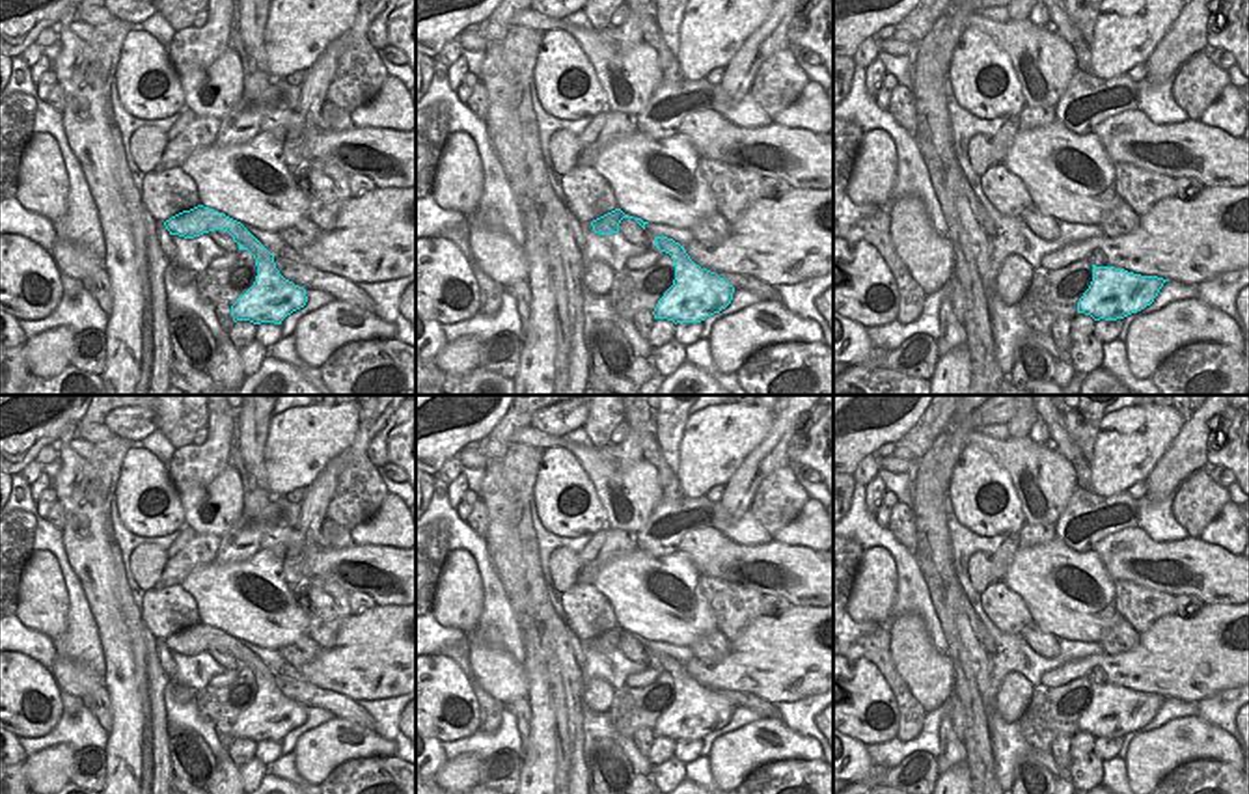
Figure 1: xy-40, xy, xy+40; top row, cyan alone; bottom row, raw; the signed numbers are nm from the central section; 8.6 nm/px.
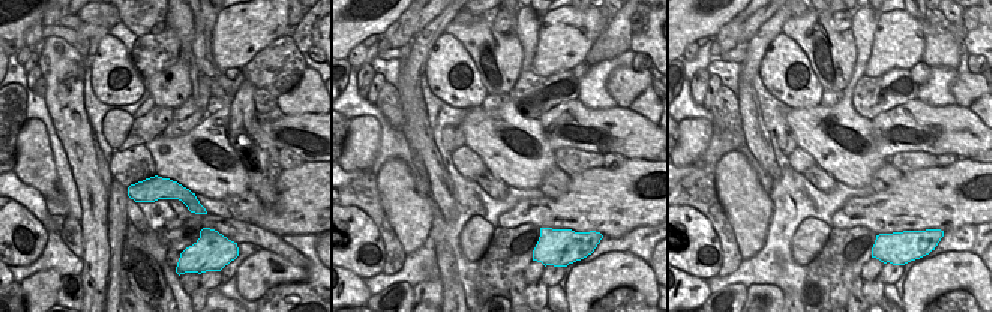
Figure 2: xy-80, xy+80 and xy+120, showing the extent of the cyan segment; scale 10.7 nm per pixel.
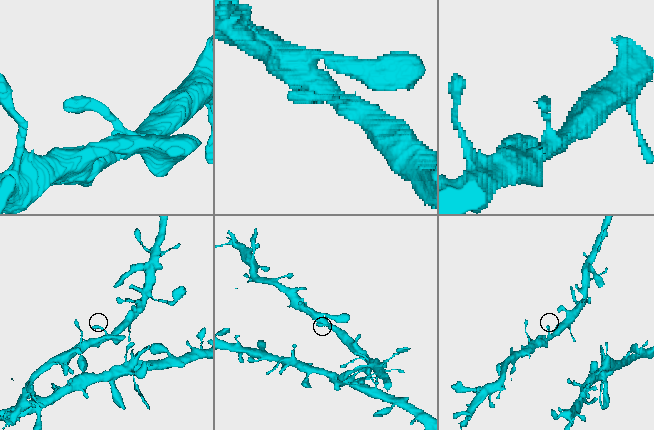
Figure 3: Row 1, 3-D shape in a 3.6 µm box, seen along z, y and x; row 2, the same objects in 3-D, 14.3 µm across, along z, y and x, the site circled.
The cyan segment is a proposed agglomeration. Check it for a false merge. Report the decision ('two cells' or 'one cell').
one cell

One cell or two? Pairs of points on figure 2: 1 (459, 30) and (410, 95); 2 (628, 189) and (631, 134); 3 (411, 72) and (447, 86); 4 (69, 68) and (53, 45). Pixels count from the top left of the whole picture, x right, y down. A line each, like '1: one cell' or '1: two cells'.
1: two cells
2: two cells
3: two cells
4: one cell

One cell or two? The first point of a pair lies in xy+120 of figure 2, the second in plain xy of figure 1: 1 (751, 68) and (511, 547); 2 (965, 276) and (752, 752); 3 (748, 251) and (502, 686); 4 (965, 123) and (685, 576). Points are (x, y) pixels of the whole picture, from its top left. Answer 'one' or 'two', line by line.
1: one
2: one
3: one
4: two

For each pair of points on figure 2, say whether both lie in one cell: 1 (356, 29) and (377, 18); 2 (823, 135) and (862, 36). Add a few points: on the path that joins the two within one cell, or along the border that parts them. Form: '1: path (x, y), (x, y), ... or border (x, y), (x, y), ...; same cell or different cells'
1: path (360, 24), (365, 20), (372, 20); same cell
2: path (830, 113), (847, 101), (860, 63); same cell

